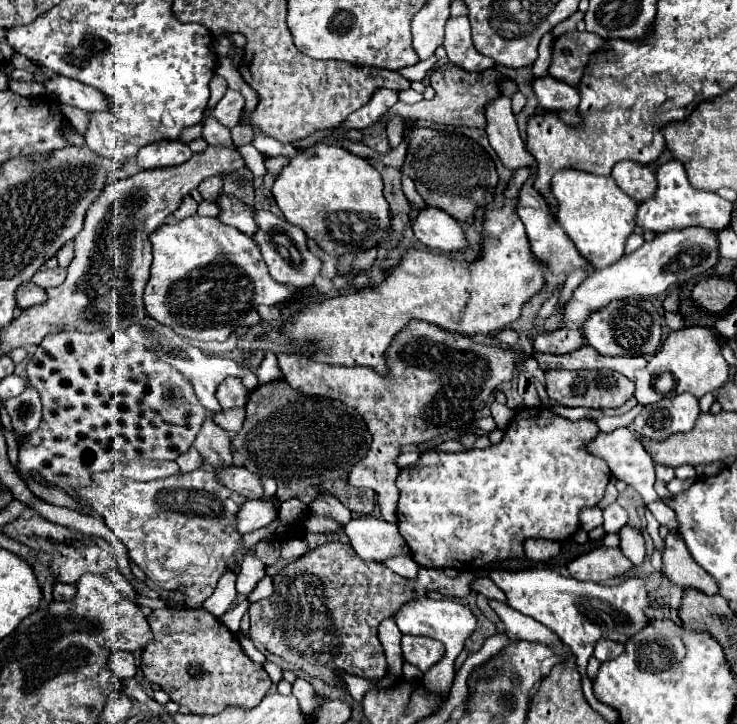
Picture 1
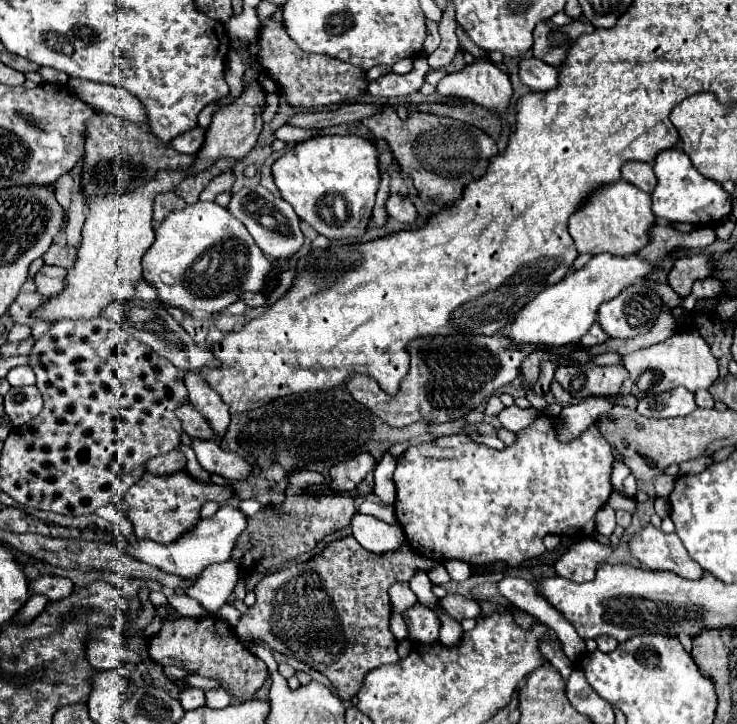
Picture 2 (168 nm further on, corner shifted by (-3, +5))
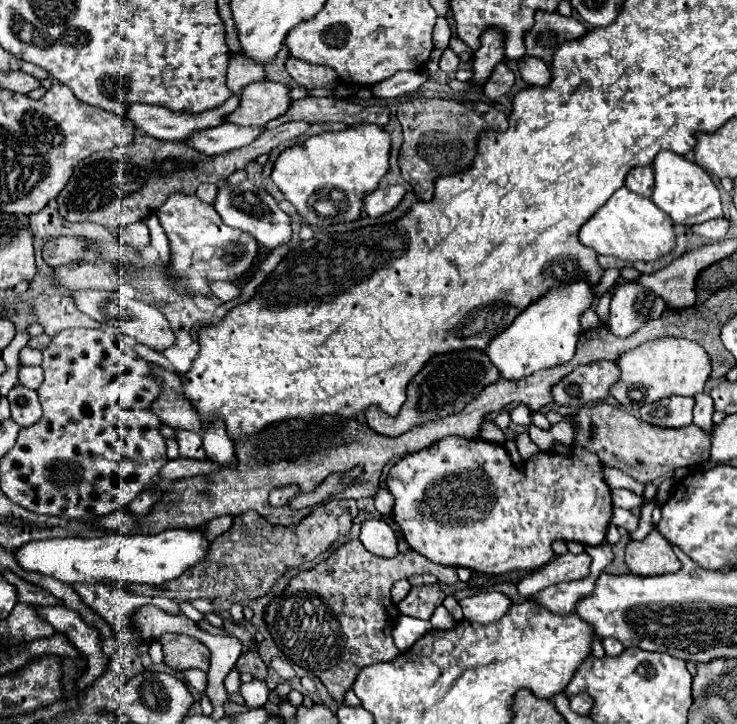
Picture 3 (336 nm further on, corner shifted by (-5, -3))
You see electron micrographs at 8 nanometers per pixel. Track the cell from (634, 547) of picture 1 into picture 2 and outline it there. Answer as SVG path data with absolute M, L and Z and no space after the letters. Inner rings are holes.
M614 462L611 474L611 484L615 487L621 496L625 497L623 493L623 481L631 473L630 469L622 462Z

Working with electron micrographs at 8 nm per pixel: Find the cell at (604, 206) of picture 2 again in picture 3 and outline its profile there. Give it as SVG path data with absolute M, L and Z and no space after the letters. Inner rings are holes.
M627 187L617 189L613 197L579 229L577 237L585 247L601 255L617 257L625 263L655 261L675 247L671 219L659 211L651 199L635 195Z

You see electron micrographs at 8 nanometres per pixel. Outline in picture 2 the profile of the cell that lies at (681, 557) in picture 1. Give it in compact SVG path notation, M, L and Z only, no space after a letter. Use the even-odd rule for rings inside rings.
M651 523L631 537L629 541L631 555L641 561L647 569L663 571L669 569L685 579L699 579L701 567L689 559L689 553L685 547L681 547L681 539L677 539L675 533L665 535Z

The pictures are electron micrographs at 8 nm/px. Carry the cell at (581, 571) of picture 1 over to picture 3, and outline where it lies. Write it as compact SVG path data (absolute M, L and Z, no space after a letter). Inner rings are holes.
M573 553L559 555L551 563L547 563L539 571L535 571L533 575L525 577L517 585L519 595L531 597L531 595L539 593L541 589L545 589L549 585L585 579L589 575L589 567L591 567L591 557L587 553L581 553L581 555L573 555Z

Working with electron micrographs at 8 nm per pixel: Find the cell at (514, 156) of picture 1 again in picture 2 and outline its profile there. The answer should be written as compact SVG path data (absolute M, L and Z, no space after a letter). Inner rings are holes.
M479 59L439 81L437 93L471 99L501 113L511 99L511 81L489 59Z

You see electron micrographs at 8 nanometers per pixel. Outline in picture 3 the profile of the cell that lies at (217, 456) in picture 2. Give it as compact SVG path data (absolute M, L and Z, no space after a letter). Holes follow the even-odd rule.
M177 431L177 443L179 443L179 451L183 457L189 459L207 459L207 453L203 449L203 441L197 433L193 431Z

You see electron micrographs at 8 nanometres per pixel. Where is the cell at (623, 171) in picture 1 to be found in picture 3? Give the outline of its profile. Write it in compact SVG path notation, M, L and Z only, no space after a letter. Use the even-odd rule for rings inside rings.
M635 167L629 171L625 179L625 187L641 197L651 197L653 193L653 169L651 167Z

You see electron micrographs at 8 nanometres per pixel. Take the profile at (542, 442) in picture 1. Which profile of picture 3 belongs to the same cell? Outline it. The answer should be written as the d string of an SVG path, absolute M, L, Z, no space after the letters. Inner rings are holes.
M445 437L427 449L399 459L387 477L395 495L393 519L403 531L409 547L433 563L467 567L487 575L509 571L533 571L553 559L551 543L557 539L599 545L605 541L613 515L611 489L603 477L603 463L593 451L571 447L571 453L537 453L525 461L525 469L513 465L503 445L481 439Z

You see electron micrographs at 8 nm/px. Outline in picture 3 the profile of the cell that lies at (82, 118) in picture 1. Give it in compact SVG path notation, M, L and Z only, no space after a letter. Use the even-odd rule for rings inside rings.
M289 121L277 129L263 131L259 139L251 145L221 153L203 155L185 143L159 141L149 135L135 135L133 143L127 147L115 147L109 151L97 151L89 159L75 167L67 187L59 193L59 213L67 221L93 221L109 229L125 229L129 223L141 221L143 217L155 213L165 199L175 193L195 195L201 183L213 183L221 187L227 177L235 171L245 169L255 157L271 153L275 147L293 143L297 137L309 131L311 123Z

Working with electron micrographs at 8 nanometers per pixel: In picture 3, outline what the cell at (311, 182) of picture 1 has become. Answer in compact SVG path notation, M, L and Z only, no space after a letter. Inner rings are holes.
M357 125L341 133L321 133L309 137L303 145L285 149L273 165L271 179L305 223L313 227L351 223L361 217L363 199L377 189L379 179L389 169L389 145L389 133L375 125Z

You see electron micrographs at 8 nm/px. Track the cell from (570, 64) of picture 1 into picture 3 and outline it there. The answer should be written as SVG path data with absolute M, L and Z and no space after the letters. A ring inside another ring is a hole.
M535 13L535 25L525 35L527 55L543 59L551 65L555 51L571 39L581 39L587 29L573 17L561 17L559 13Z

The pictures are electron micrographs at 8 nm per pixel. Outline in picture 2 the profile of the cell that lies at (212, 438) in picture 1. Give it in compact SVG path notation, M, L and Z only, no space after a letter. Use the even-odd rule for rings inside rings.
M189 399L177 407L177 417L181 419L183 431L189 437L199 437L199 439L213 439L213 431L203 419L203 415L189 403Z

